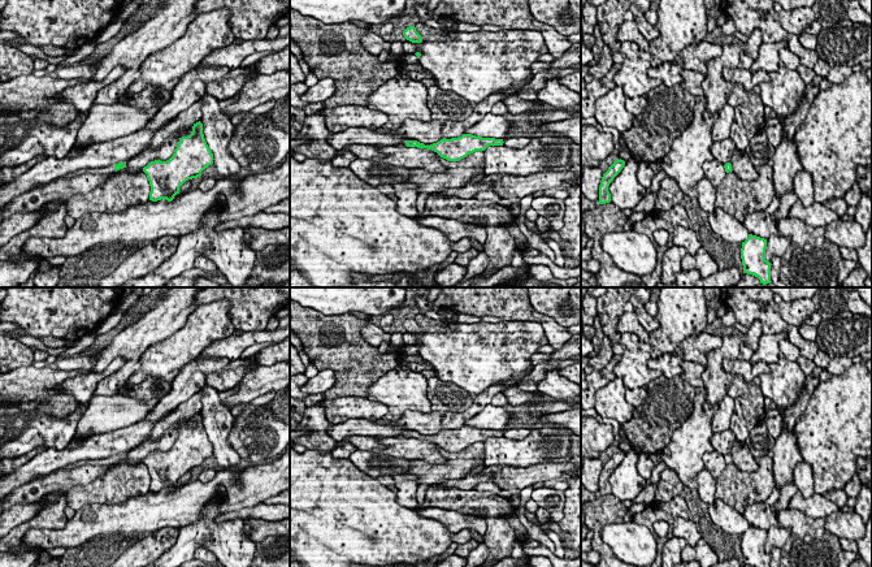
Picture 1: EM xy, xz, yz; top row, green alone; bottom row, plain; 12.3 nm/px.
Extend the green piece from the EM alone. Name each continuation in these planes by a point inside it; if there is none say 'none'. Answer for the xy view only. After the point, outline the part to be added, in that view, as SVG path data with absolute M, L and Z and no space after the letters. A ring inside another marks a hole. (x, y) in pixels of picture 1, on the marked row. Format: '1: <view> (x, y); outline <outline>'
1: xy (105, 169); outline M112 164L109 166L103 166L103 168L90 168L90 169L81 169L81 170L75 170L73 173L69 173L66 176L64 176L64 178L71 178L71 177L75 177L75 176L81 176L81 174L108 174L108 173L113 173L116 172L114 170L114 165L116 164Z

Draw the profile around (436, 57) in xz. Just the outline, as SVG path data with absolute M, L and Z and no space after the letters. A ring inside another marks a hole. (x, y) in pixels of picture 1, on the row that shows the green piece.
M421 22L415 27L422 42L403 42L404 53L420 52L420 65L437 78L437 86L465 98L472 104L511 87L519 92L533 78L532 64L537 62L539 56L548 53L542 34L533 30L464 33L434 29Z

